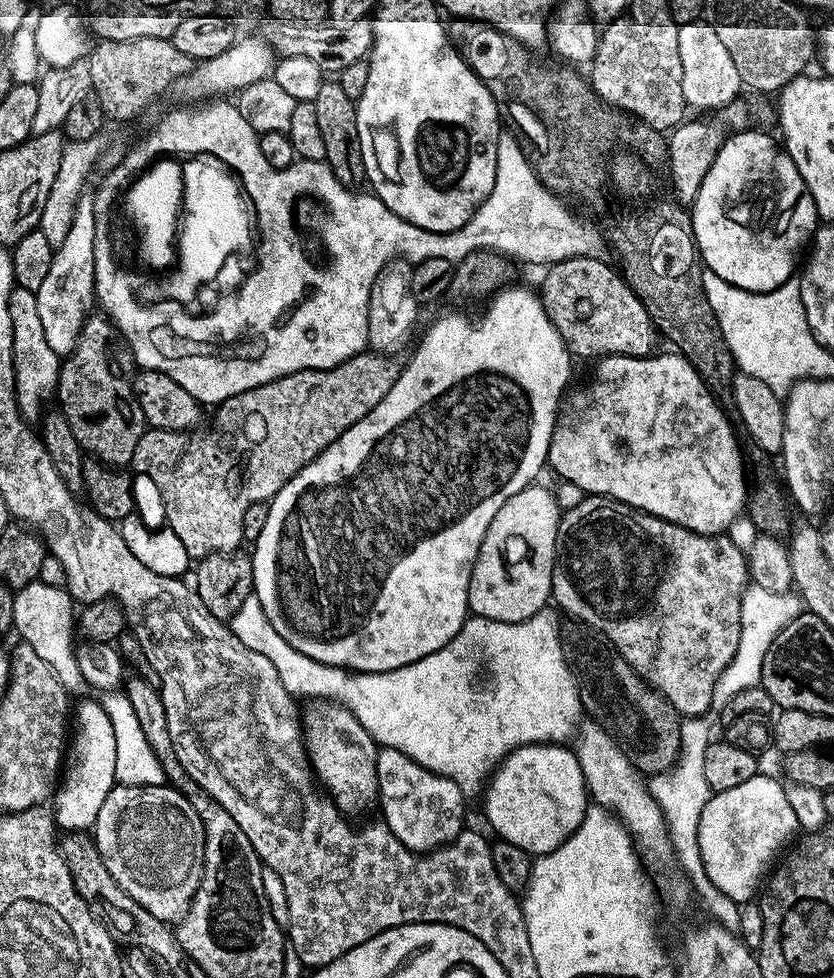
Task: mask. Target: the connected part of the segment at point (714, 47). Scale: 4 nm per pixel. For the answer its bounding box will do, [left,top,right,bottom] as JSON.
[678,19,742,112]

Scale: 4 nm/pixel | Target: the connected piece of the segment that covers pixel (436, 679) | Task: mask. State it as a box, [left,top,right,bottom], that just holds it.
[230,594,582,794]

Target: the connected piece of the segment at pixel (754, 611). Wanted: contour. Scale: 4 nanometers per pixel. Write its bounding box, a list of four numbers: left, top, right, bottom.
[712,583,803,709]

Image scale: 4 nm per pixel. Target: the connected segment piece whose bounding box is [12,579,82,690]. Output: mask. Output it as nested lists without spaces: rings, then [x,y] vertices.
[[[43,579],[35,580],[32,584],[27,584],[19,589],[14,595],[14,622],[12,627],[15,635],[20,635],[19,639],[23,643],[34,646],[35,652],[42,657],[42,662],[54,670],[54,674],[62,682],[62,686],[69,690],[81,687],[80,671],[76,661],[74,644],[72,648],[72,638],[68,630],[68,622],[73,621],[74,612],[68,609],[70,597],[67,587],[56,584],[44,584]]]

